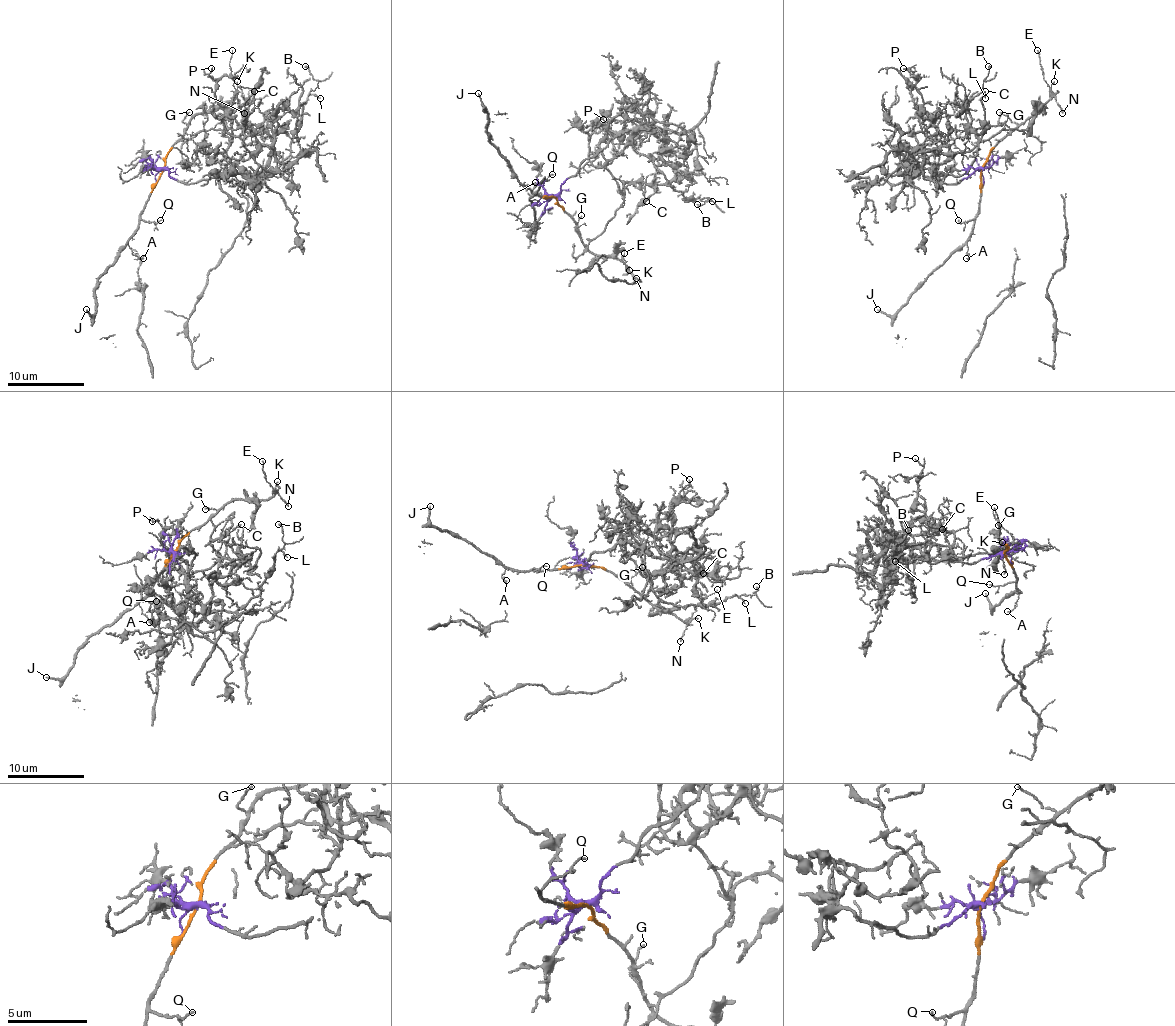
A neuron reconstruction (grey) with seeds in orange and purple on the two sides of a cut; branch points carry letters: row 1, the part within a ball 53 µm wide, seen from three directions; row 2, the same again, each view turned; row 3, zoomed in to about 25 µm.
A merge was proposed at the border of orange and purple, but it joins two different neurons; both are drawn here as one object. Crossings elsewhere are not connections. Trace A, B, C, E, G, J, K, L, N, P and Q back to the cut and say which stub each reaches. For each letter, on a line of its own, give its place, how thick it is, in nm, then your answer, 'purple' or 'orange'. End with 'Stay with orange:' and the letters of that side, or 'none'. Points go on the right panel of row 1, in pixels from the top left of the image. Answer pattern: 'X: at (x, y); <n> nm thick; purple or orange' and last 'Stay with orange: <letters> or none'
A: at (966, 258); 110 nm thick; orange
B: at (988, 66); 160 nm thick; purple
C: at (985, 91); 140 nm thick; purple
E: at (1037, 50); 80 nm thick; orange
G: at (999, 112); 100 nm thick; orange
J: at (877, 309); 140 nm thick; orange
K: at (1054, 81); 100 nm thick; orange
L: at (985, 98); 140 nm thick; purple
N: at (1062, 113); 110 nm thick; orange
P: at (903, 68); 110 nm thick; purple
Q: at (958, 220); 100 nm thick; orange
Stay with orange: A, E, G, J, K, N, Q

